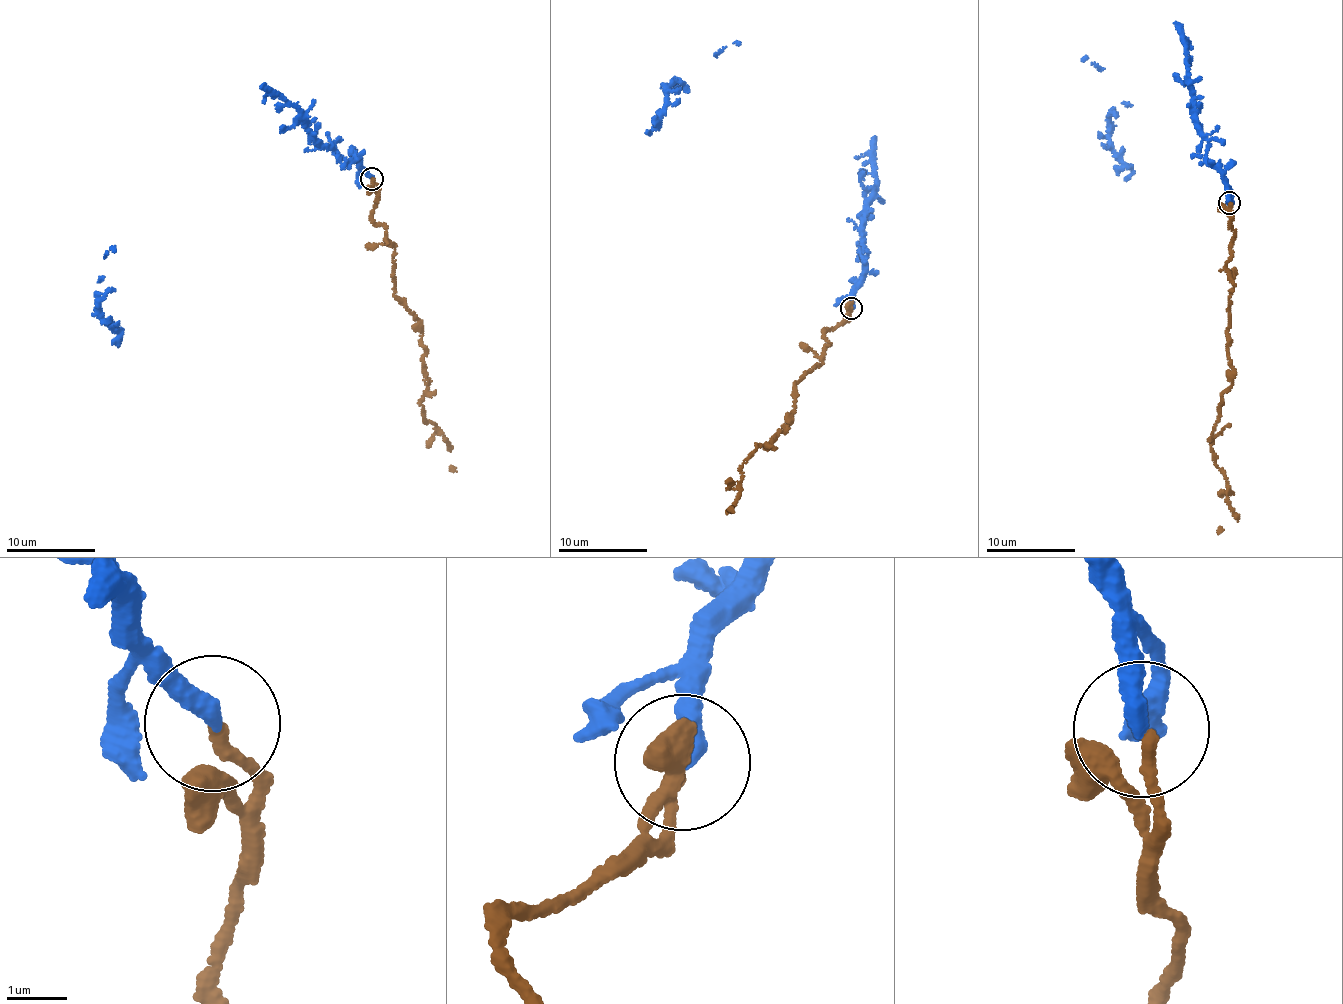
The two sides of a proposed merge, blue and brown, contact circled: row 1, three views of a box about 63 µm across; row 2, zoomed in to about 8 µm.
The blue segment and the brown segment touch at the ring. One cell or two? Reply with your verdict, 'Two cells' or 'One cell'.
Two cells

